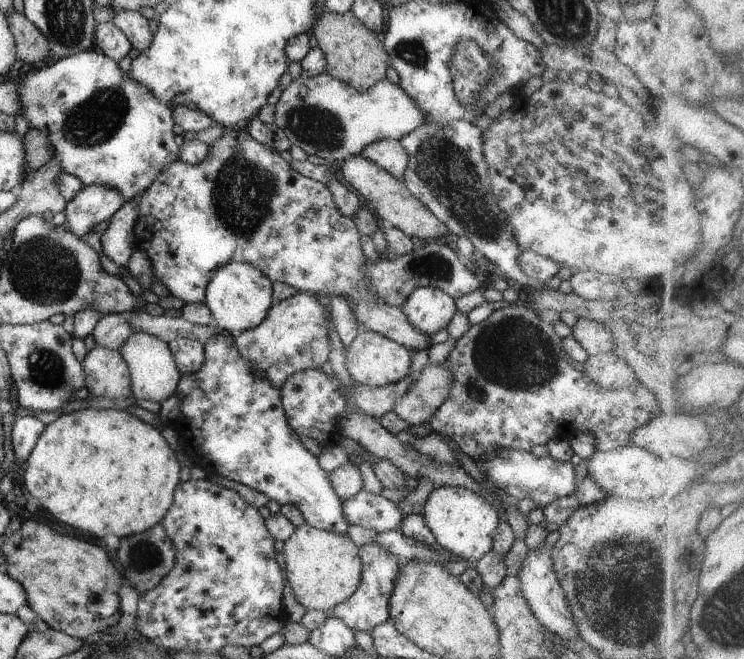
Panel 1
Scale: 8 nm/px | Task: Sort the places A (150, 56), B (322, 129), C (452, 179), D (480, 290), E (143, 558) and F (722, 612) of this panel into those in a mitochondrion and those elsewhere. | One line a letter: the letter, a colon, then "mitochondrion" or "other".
A: other
B: mitochondrion
C: mitochondrion
D: other
E: mitochondrion
F: mitochondrion

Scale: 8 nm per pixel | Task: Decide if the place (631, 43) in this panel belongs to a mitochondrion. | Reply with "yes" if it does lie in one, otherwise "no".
no

